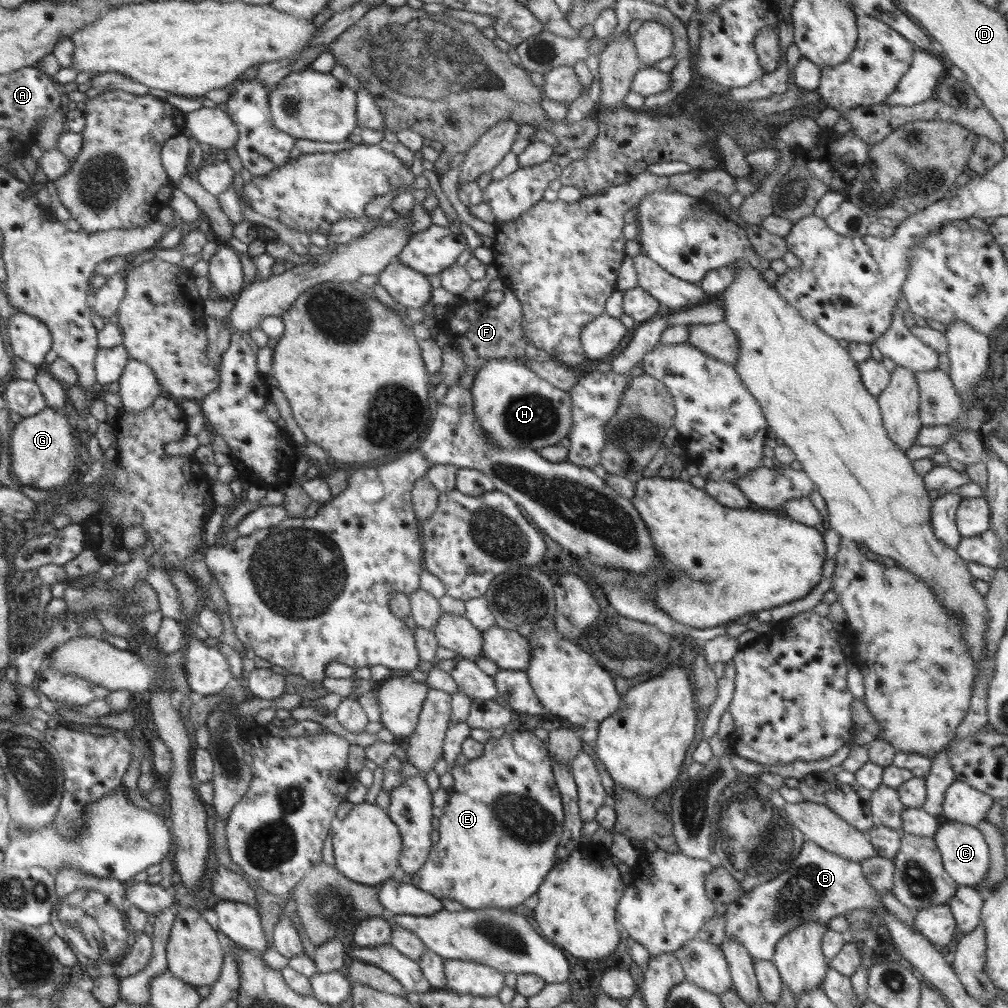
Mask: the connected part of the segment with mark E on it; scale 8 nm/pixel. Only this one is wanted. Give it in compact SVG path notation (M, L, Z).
M514 730L499 738L490 737L482 754L450 770L454 778L449 798L439 818L439 840L432 845L426 863L412 874L414 886L436 898L452 898L469 909L512 909L532 896L556 866L556 845L563 827L563 804L549 758L549 750L533 732Z

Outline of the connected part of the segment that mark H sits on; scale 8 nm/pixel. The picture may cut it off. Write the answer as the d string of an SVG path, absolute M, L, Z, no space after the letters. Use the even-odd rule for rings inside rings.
M488 359L476 373L471 395L473 409L483 433L504 450L531 448L535 451L558 445L572 426L569 391L556 388L516 359Z

